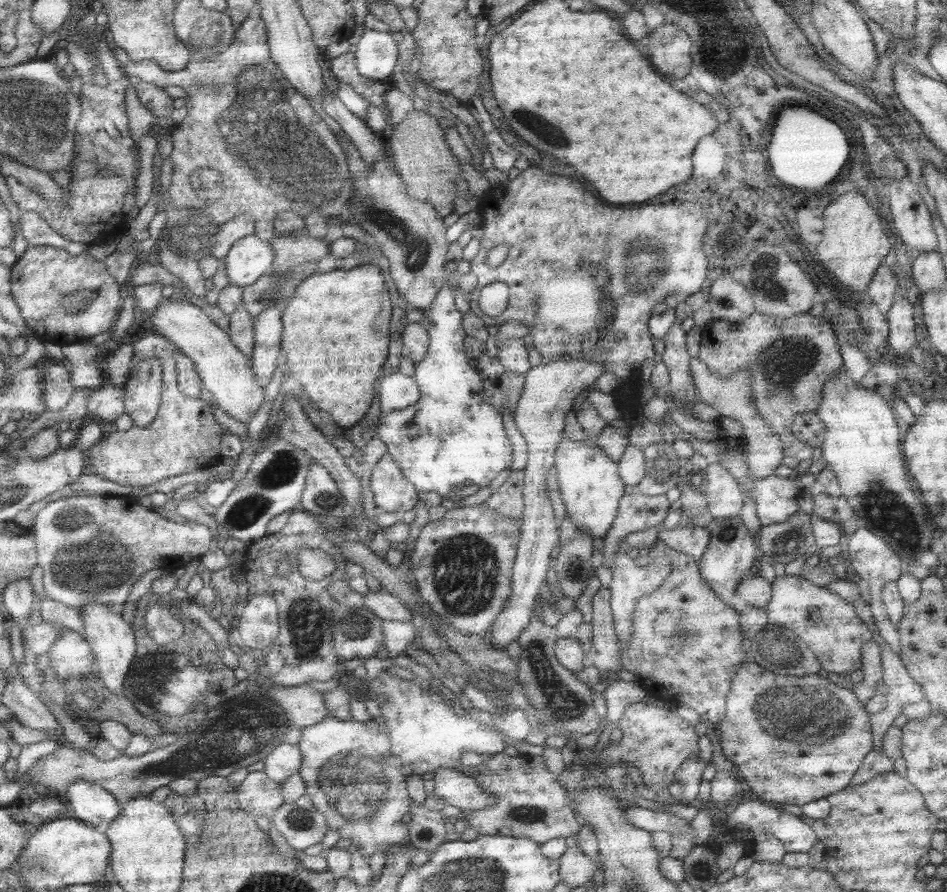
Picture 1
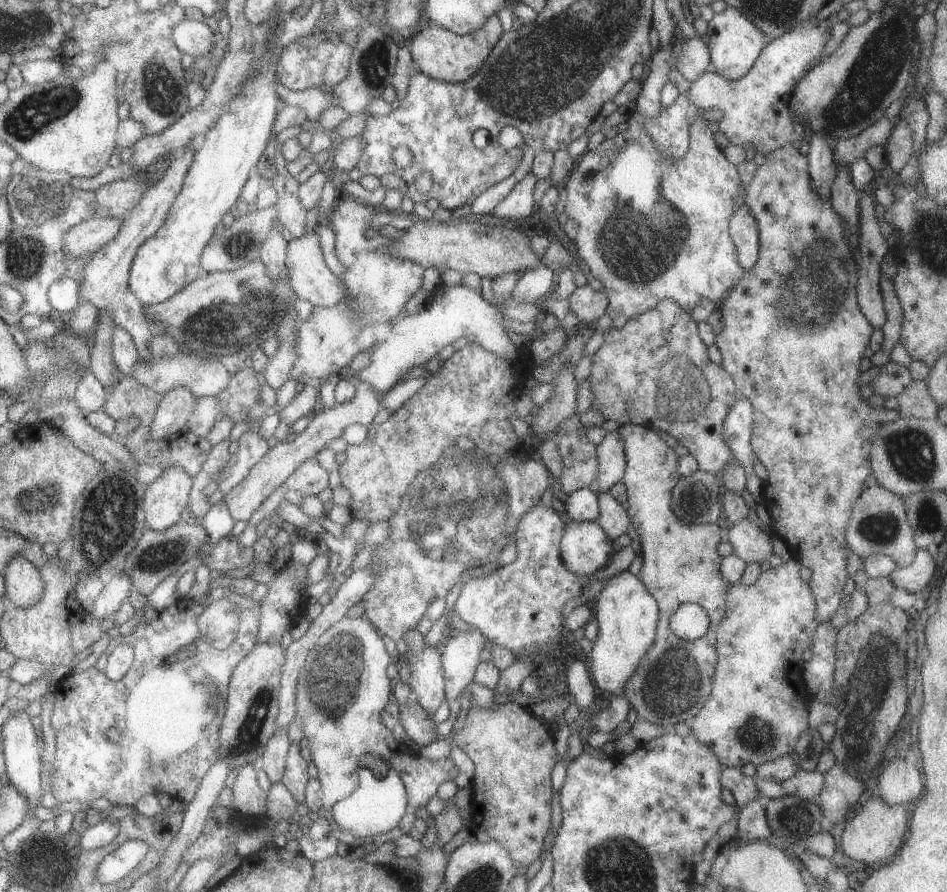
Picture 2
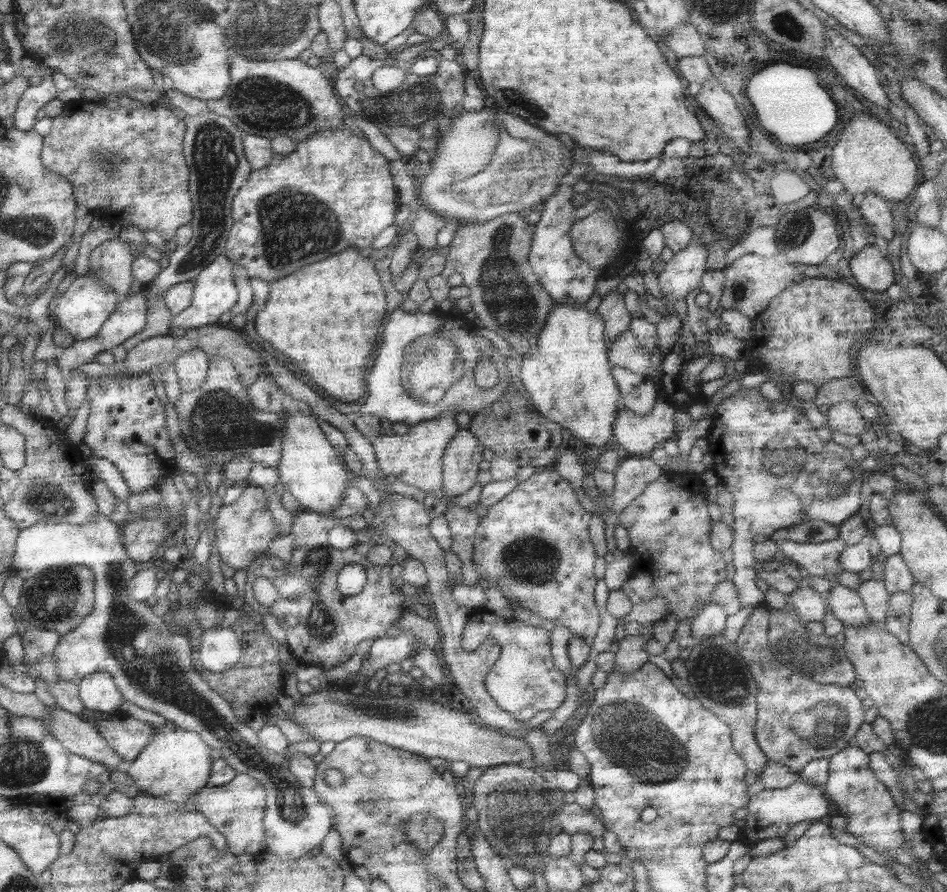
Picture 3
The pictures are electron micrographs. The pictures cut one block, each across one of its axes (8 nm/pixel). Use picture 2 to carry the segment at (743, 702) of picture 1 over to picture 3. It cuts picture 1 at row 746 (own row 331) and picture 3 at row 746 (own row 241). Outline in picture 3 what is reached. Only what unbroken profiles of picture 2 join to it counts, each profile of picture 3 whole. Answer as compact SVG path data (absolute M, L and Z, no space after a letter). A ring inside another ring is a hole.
M755 606L747 616L735 644L737 654L745 662L757 686L757 716L753 734L759 750L767 762L779 762L793 774L817 758L829 760L843 748L849 748L849 740L863 724L863 712L867 702L851 688L837 684L819 684L809 678L801 678L787 666L775 660L769 648L769 606Z

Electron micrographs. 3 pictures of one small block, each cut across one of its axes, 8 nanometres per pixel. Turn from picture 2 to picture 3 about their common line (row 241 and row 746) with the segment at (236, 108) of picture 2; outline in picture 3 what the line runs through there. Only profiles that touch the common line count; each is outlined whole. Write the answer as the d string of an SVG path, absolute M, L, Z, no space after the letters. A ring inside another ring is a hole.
M167 722L165 726L157 728L155 736L139 752L135 762L127 764L125 774L131 780L135 780L135 786L139 792L165 800L169 804L171 802L185 804L187 798L195 796L195 792L201 792L201 788L207 786L213 758L215 758L215 752L211 752L209 746L205 742L201 742L199 734L185 732Z

